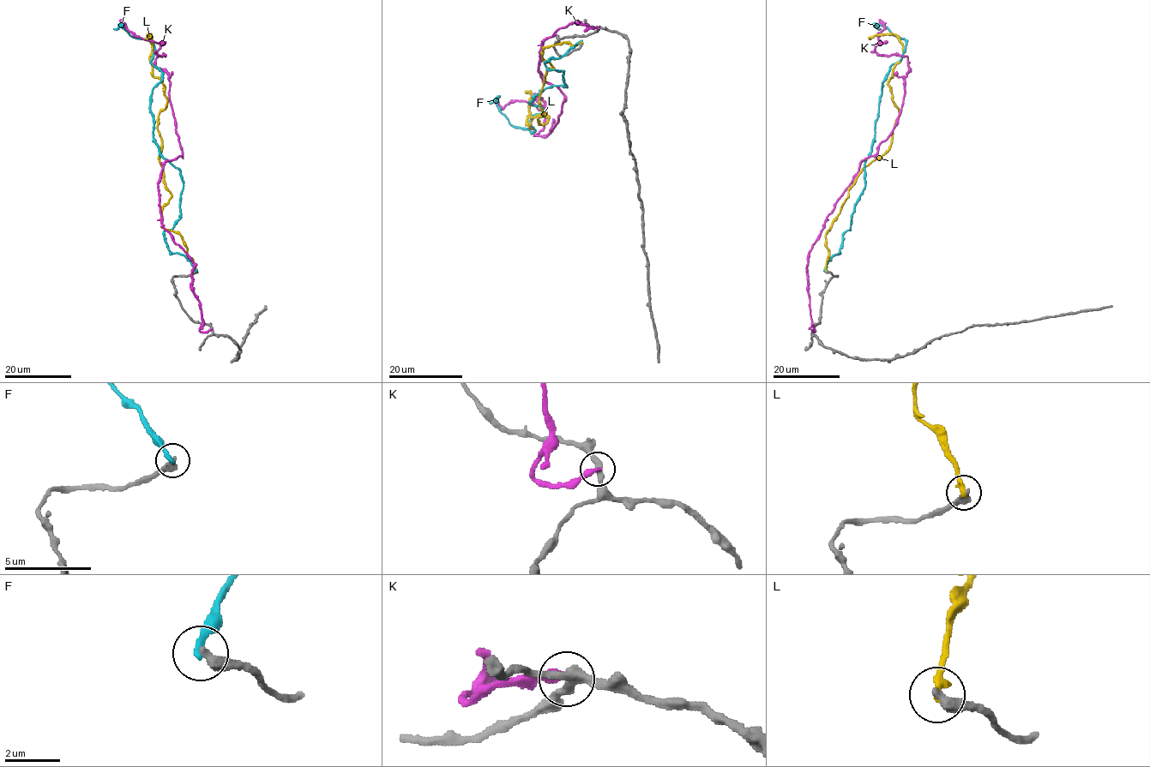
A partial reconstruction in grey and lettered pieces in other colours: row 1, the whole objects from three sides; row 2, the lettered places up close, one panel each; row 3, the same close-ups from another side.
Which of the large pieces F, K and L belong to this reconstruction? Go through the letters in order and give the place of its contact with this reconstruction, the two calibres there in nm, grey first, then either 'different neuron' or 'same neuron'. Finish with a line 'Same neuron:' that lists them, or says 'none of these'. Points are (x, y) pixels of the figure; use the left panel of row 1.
F: (196, 271) | 400/260 nm | different neuron
K: (212, 329) | 280/360 nm | different neuron
L: (196, 271) | 480/280 nm | different neuron
Same neuron: none of these

